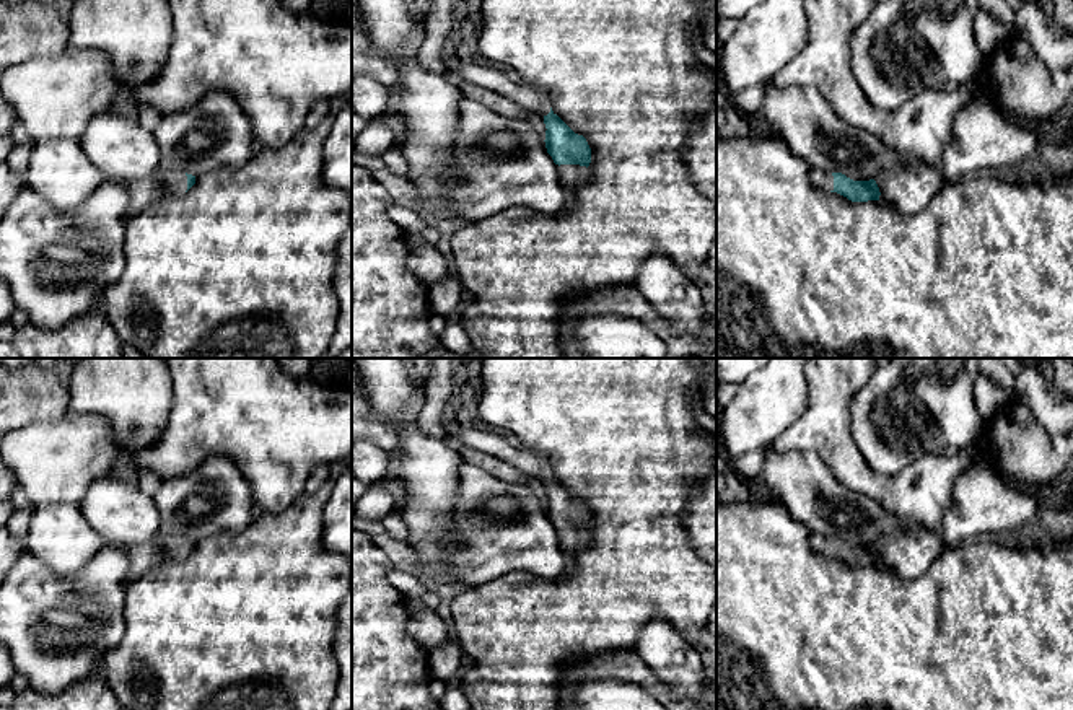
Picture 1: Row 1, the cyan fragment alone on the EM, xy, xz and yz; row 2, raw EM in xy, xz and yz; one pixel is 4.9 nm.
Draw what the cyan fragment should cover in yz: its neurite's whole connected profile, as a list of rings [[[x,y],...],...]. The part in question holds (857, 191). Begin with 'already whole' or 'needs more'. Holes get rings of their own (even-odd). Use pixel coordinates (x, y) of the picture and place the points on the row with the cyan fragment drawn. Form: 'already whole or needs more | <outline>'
needs more | [[[811,168],[809,181],[814,187],[837,192],[852,202],[879,200],[881,195],[874,179],[853,181],[842,173],[829,174],[821,169]]]

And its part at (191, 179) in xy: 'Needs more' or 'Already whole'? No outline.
Needs more

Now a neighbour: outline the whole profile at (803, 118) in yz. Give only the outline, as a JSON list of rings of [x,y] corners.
[[[764,85],[762,114],[793,155],[824,173],[874,179],[879,200],[904,215],[922,212],[941,187],[938,164],[907,163],[876,135],[847,124],[816,86]]]

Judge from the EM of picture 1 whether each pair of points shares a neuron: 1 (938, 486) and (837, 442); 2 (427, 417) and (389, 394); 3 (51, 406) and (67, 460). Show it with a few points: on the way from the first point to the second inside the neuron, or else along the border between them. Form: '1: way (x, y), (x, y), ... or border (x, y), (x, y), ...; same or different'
1: way (910, 490), (884, 490), (873, 486), (857, 469); same
2: border (416, 419), (427, 435), (442, 440); different
3: border (65, 411), (57, 417), (43, 417), (17, 427); different

